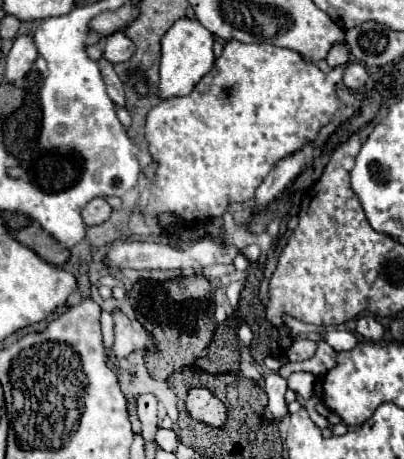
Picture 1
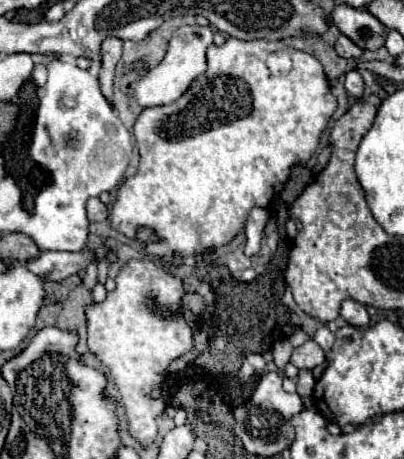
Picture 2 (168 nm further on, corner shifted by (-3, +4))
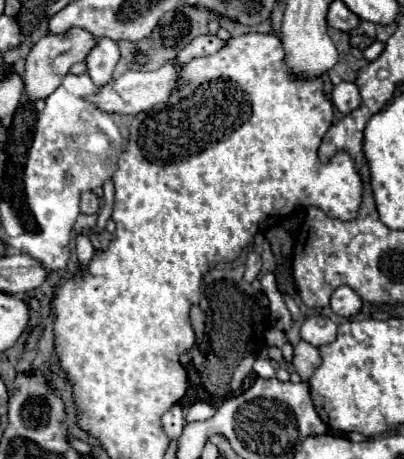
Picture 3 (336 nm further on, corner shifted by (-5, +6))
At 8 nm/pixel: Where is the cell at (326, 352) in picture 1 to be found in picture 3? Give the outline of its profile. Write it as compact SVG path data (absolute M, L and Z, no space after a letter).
M308 315L300 327L300 337L314 347L332 343L336 335L336 323L326 315Z

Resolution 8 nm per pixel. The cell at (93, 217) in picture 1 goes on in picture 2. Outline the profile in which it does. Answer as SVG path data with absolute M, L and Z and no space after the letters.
M98 197L88 199L86 209L88 209L88 219L90 221L106 221L108 219L108 207Z

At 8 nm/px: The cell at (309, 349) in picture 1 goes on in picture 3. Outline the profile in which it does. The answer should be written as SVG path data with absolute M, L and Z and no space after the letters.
M300 341L298 345L294 345L294 357L292 357L292 365L296 369L296 373L300 375L300 379L304 383L308 383L308 379L314 375L314 371L320 365L320 353L314 345Z

